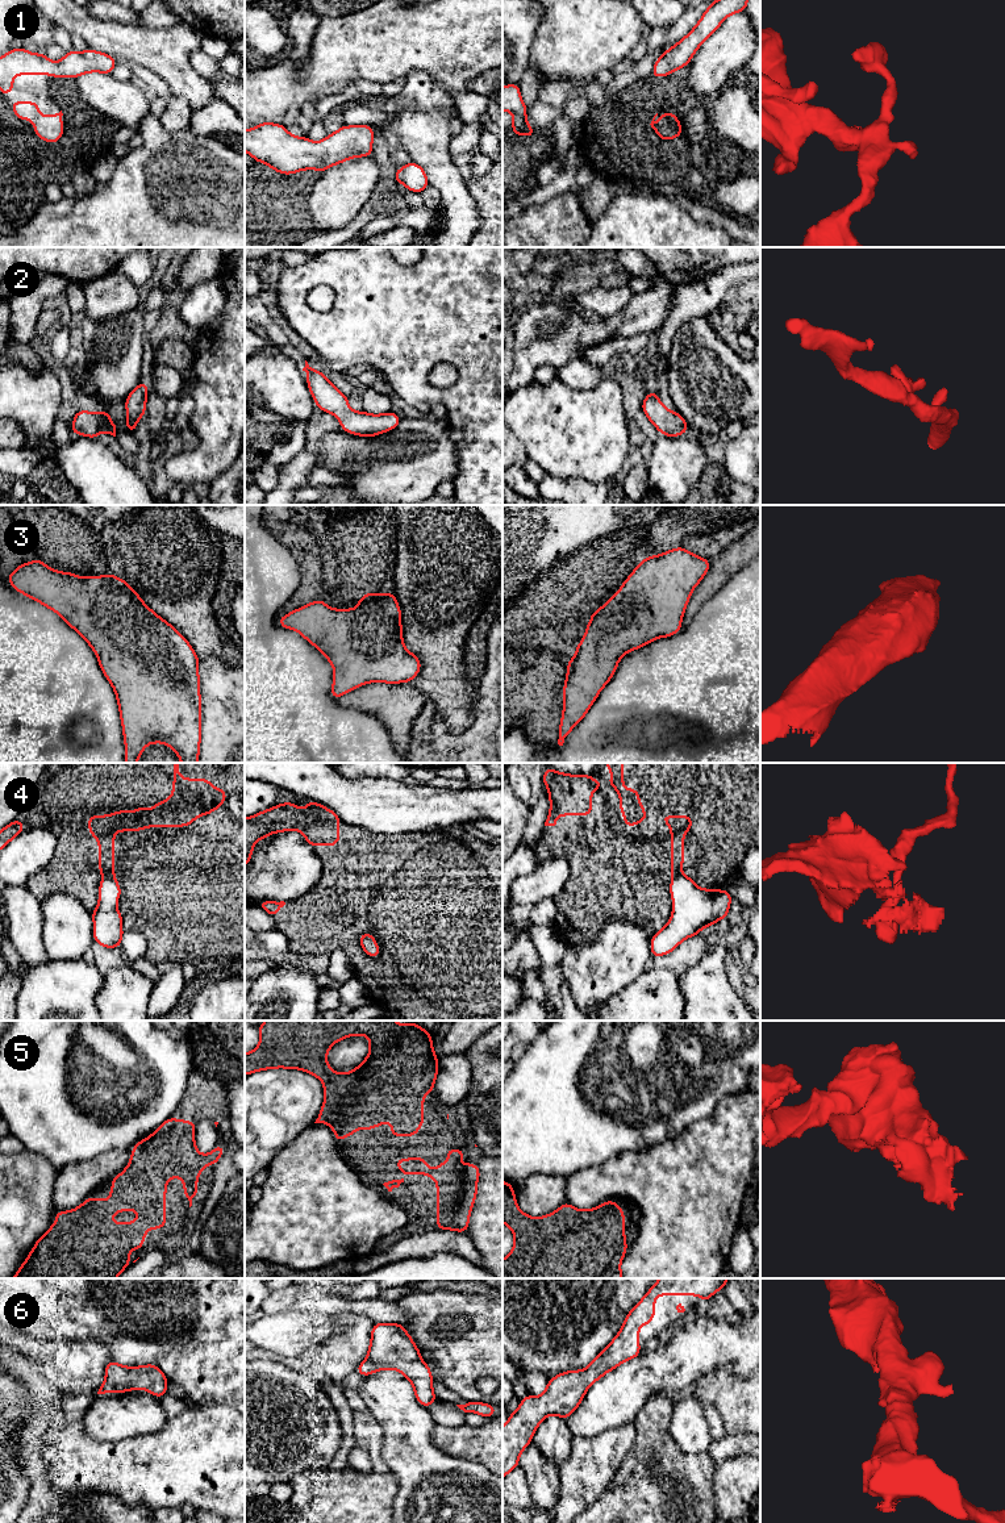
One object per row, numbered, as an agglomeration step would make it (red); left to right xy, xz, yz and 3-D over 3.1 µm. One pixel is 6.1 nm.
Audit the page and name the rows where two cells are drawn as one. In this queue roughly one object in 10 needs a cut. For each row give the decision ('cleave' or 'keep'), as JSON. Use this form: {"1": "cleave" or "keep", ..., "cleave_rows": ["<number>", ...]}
{"1": "keep", "2": "keep", "3": "keep", "4": "cleave", "5": "keep", "6": "keep", "cleave_rows": ["4"]}

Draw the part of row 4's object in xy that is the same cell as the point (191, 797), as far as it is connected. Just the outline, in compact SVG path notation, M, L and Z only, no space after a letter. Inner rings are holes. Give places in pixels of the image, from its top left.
M174 763L172 797L164 798L160 804L154 804L149 810L145 806L126 813L113 811L109 815L88 817L88 830L93 838L99 839L99 869L104 879L114 879L114 834L117 831L141 831L145 827L182 827L189 826L197 817L209 815L212 810L218 810L226 800L226 789L214 789L213 783L207 779L183 779L179 772L179 763Z

